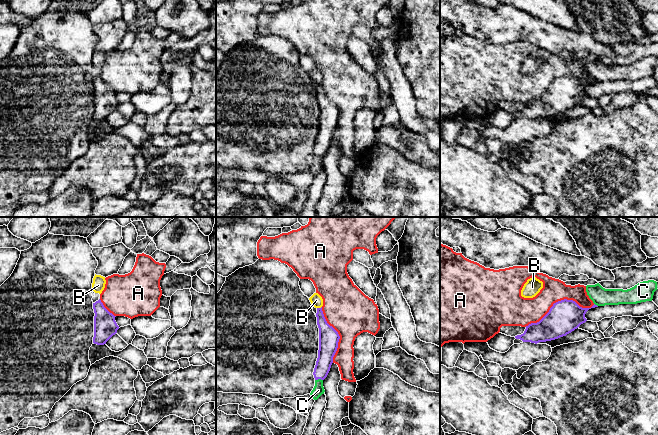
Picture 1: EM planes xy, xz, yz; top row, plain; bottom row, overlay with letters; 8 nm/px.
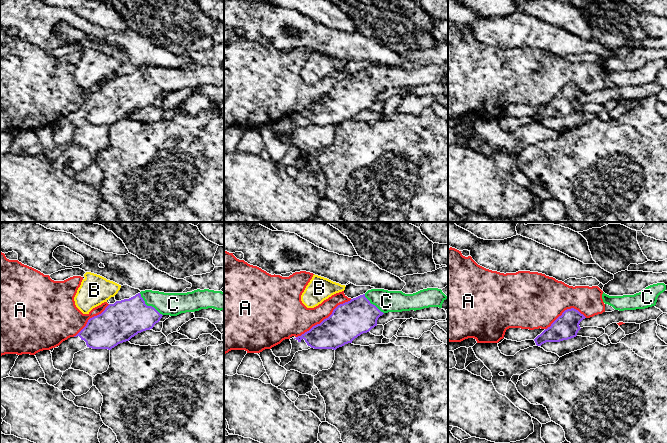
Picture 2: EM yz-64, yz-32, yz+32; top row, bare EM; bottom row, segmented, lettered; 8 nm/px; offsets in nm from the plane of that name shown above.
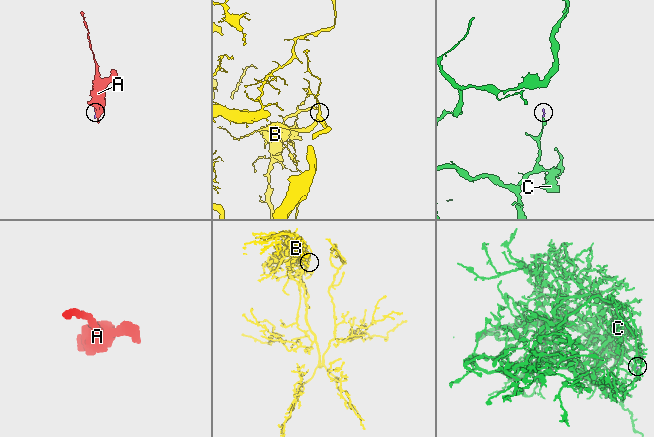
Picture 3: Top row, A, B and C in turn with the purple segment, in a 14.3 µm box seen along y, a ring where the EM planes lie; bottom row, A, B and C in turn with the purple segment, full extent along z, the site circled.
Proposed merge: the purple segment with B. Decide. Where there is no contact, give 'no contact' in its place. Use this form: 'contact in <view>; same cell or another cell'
contact in xz; another cell

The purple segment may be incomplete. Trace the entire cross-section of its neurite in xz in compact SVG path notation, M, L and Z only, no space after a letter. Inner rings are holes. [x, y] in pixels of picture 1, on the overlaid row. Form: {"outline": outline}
{"outline": "M322 307L317 308L316 317L319 328L319 350L313 372L315 386L310 393L314 400L317 400L325 392L323 380L327 377L330 371L333 363L333 357L337 351L340 339L338 332L327 323Z"}

